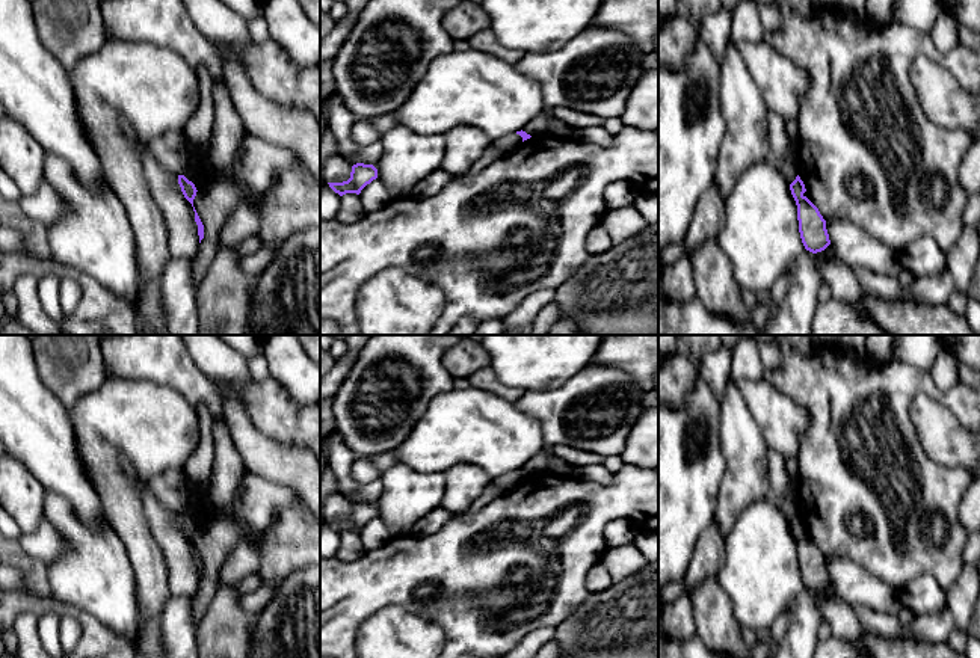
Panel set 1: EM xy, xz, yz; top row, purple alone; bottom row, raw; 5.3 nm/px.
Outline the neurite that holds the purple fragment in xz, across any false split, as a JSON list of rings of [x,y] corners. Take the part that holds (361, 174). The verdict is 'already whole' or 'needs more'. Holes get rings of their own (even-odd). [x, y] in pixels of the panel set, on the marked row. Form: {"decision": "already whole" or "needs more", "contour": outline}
{"decision": "already whole", "contour": [[[356,163],[352,166],[350,178],[343,183],[328,183],[340,196],[346,193],[359,195],[361,190],[378,178],[378,169],[373,164]]]}

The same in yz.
{"decision": "already whole", "contour": [[[799,175],[790,184],[790,190],[797,205],[799,232],[805,249],[812,254],[824,251],[831,244],[826,220],[818,208],[803,195],[806,189]]]}

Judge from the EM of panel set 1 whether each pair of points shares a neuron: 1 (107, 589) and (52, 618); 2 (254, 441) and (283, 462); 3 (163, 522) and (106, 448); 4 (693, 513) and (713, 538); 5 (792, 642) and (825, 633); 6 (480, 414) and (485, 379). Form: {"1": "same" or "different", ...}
{"1": "different", "2": "same", "3": "different", "4": "different", "5": "different", "6": "different"}

